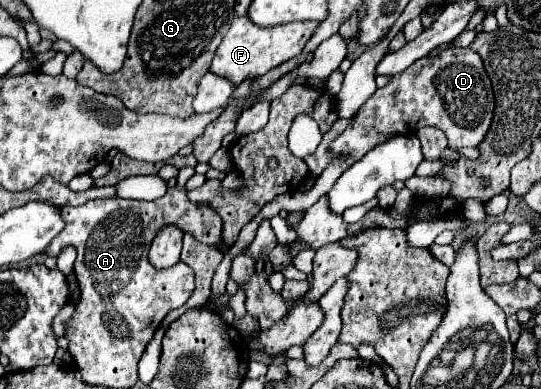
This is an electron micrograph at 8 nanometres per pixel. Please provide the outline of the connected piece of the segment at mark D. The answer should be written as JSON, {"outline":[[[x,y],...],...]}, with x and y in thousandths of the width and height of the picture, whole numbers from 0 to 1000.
{"outline":[[[824,123],[810,144],[784,144],[773,154],[773,165],[762,165],[750,175],[750,185],[739,185],[736,195],[725,195],[721,211],[710,226],[699,226],[658,288],[654,319],[643,324],[617,365],[614,386],[632,396],[636,411],[614,416],[580,468],[580,478],[569,494],[532,494],[521,504],[510,504],[503,519],[495,519],[481,550],[455,576],[440,607],[438,620],[425,635],[423,650],[414,656],[414,668],[399,689],[399,704],[392,715],[392,761],[384,776],[388,797],[399,797],[396,771],[407,766],[418,751],[421,699],[425,699],[429,663],[444,656],[466,622],[473,591],[484,560],[503,560],[518,540],[547,545],[547,540],[569,540],[595,499],[603,499],[625,452],[654,416],[662,416],[684,380],[695,370],[706,370],[717,360],[717,350],[747,350],[765,344],[780,324],[806,324],[813,329],[828,355],[832,386],[850,386],[860,378],[882,378],[891,370],[891,355],[898,355],[898,339],[906,334],[913,298],[913,237],[906,201],[895,180],[895,165],[880,134],[869,123]]]}

